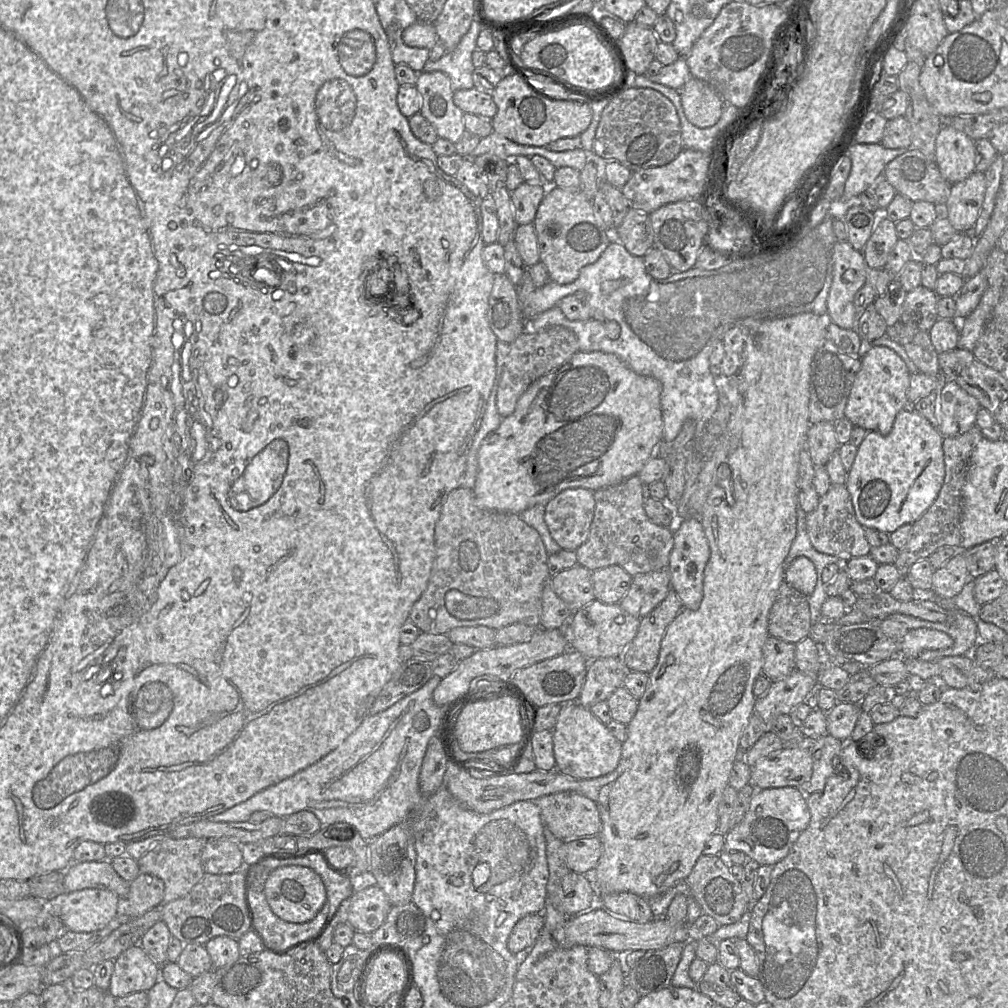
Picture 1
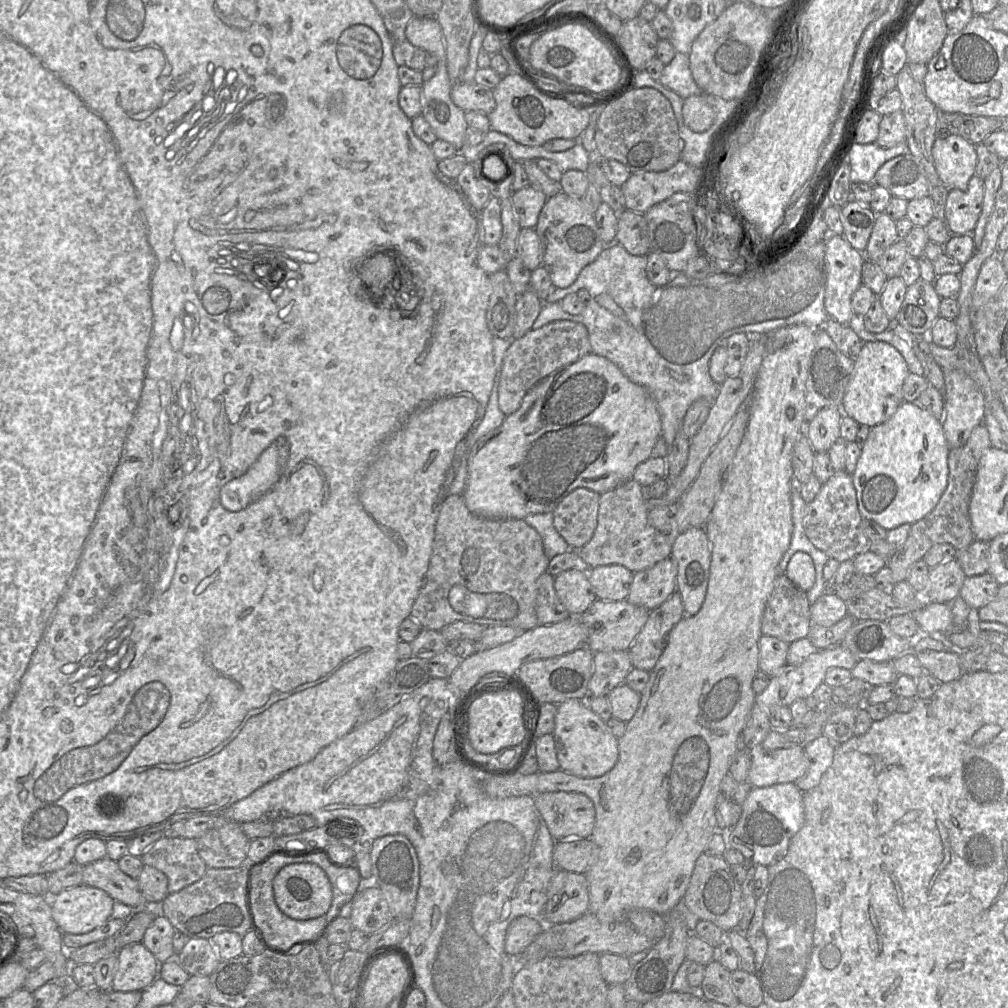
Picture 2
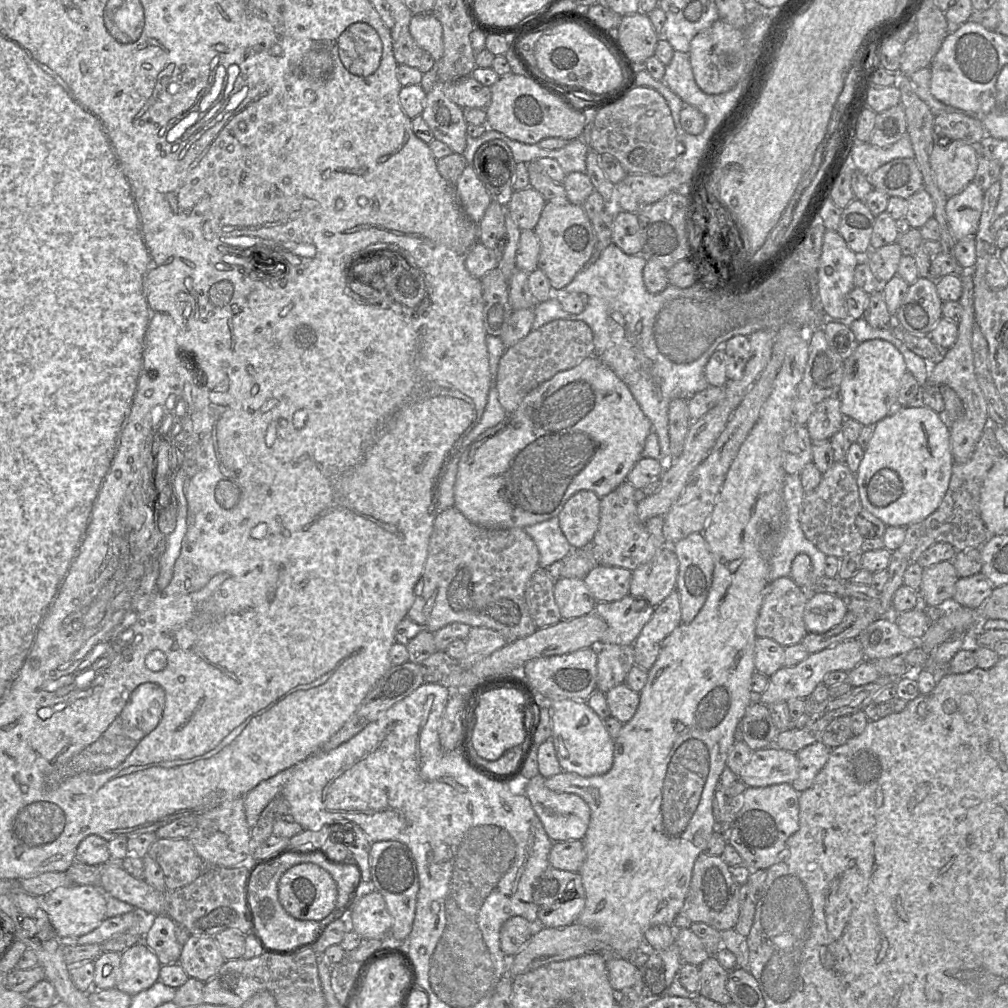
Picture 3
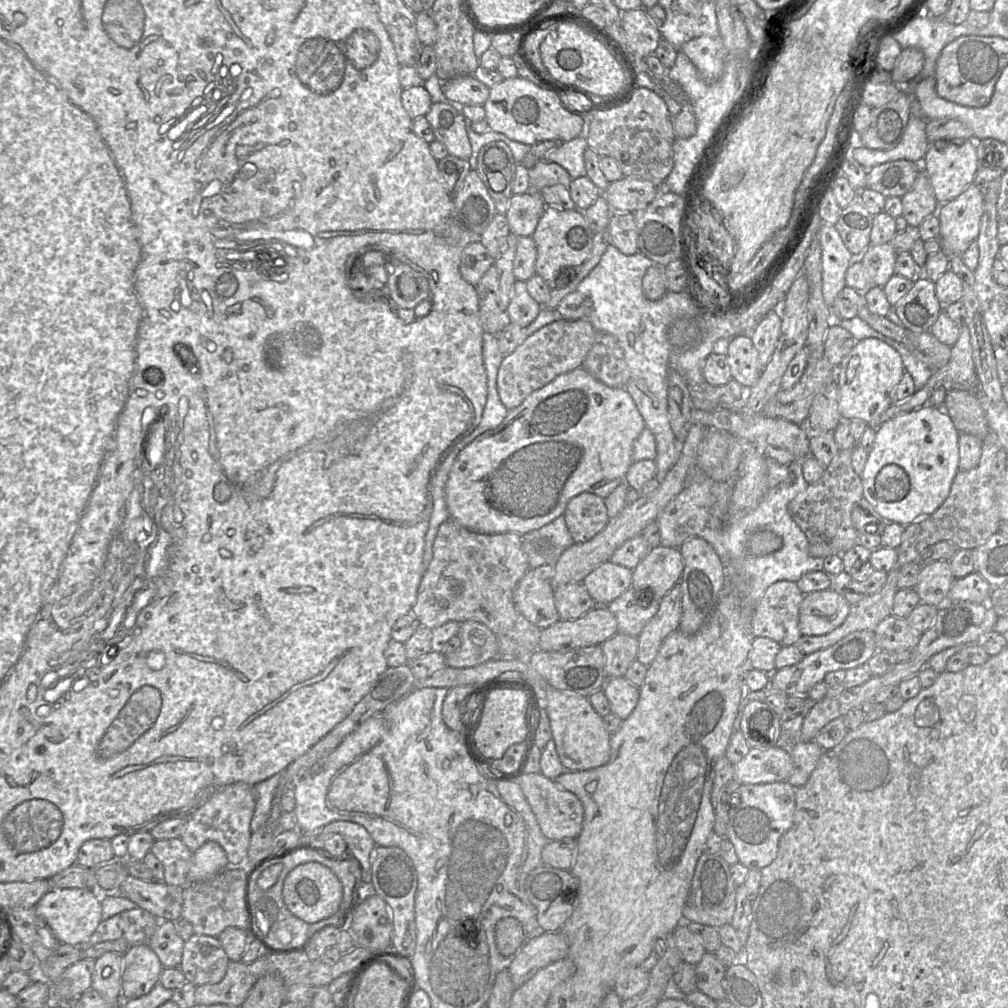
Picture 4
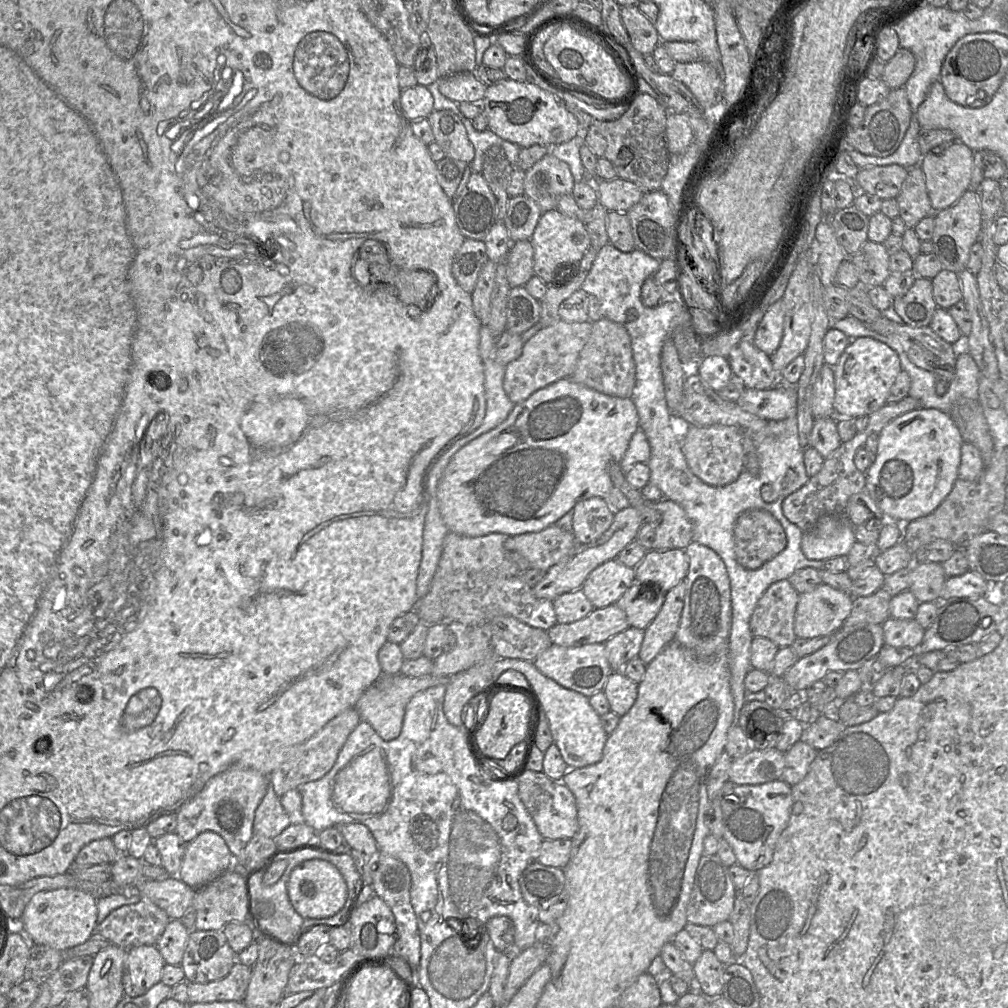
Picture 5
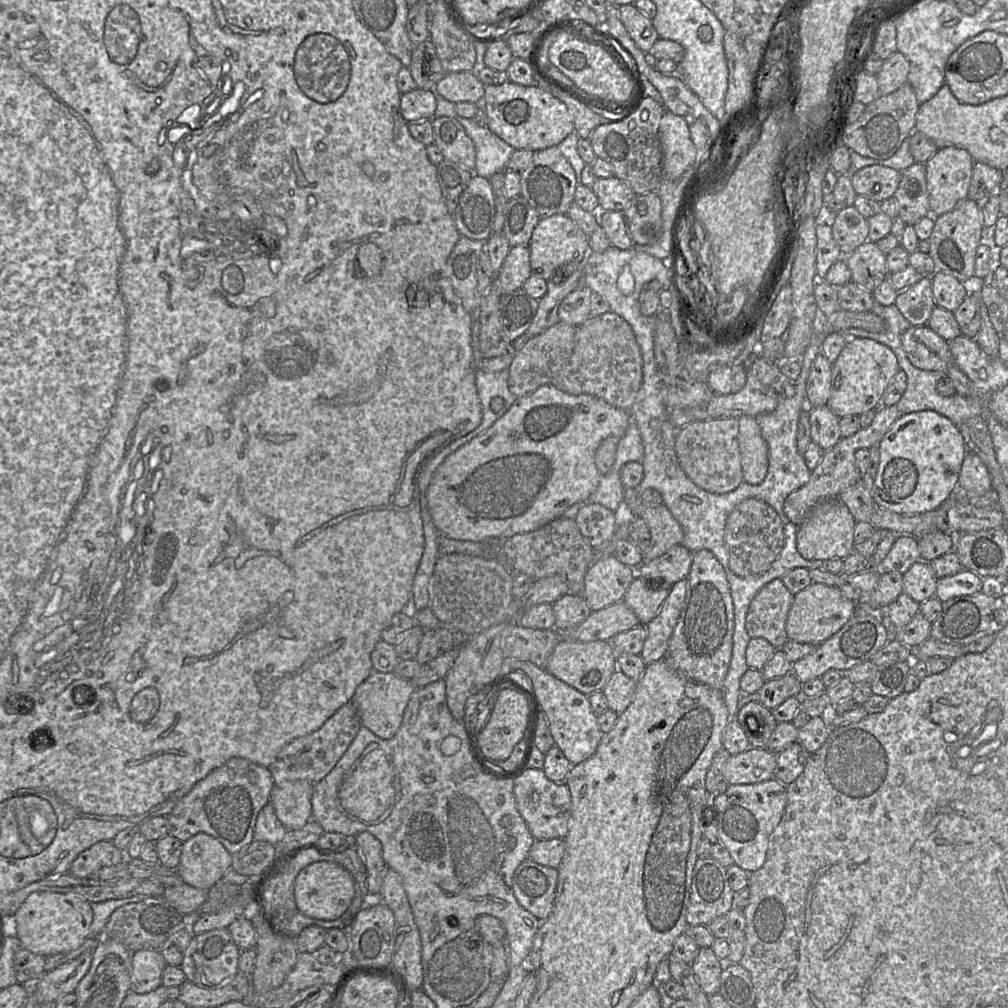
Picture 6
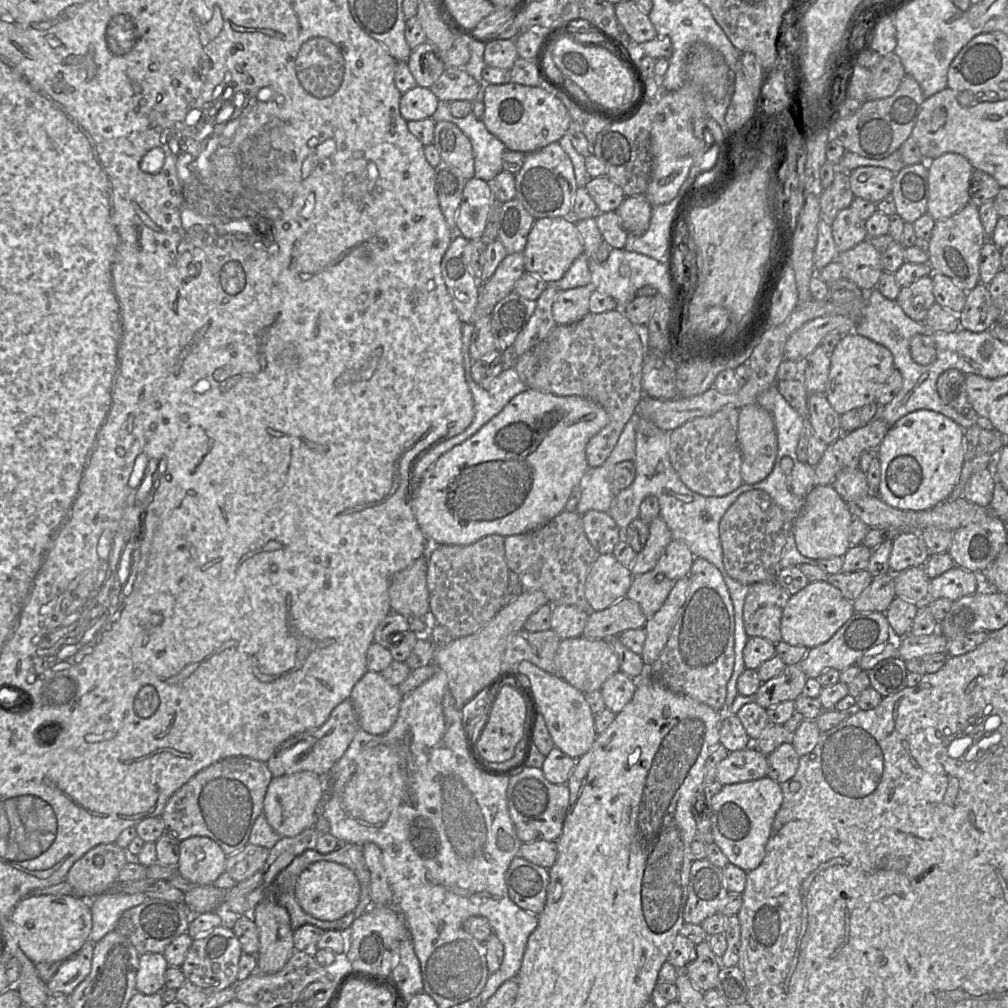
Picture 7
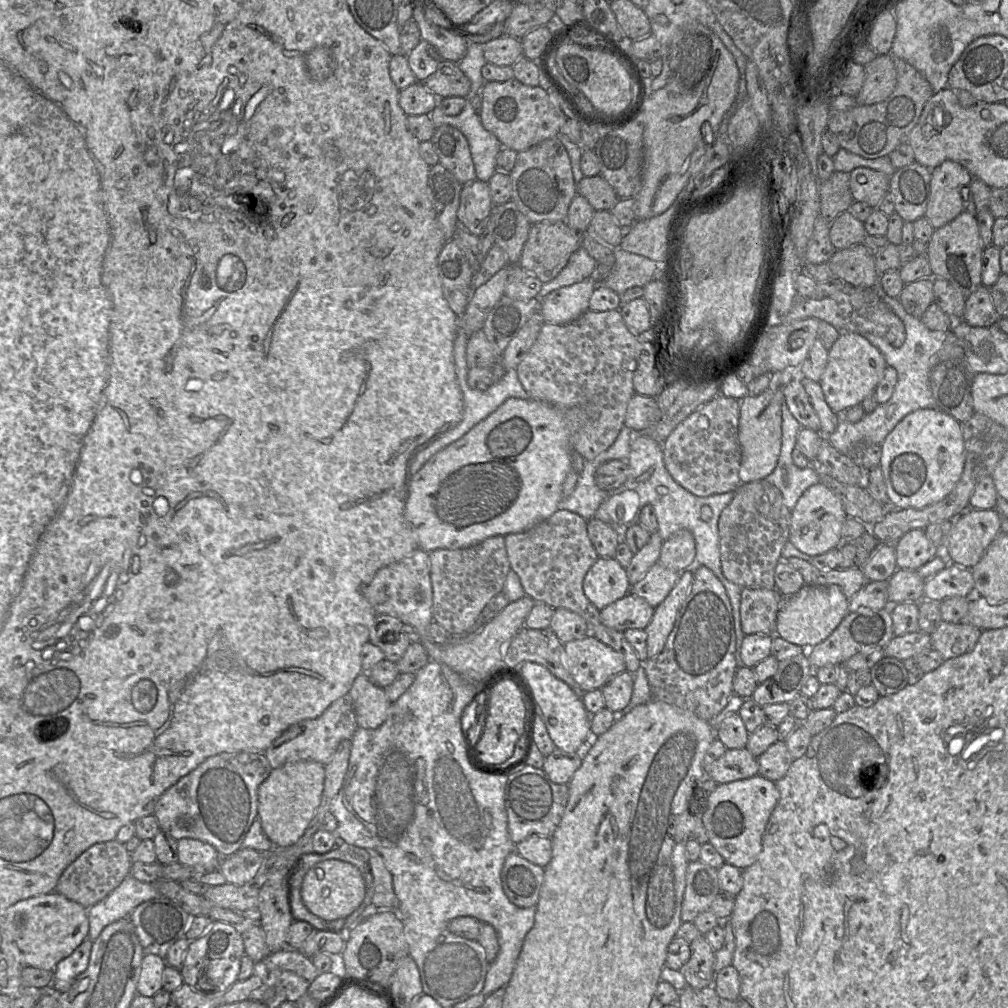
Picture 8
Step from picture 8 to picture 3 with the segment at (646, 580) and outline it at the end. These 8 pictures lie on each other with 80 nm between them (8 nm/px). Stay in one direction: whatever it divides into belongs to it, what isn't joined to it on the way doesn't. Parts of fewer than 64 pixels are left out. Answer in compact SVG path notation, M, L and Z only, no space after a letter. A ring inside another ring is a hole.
M630 594L618 601L597 602L594 612L607 624L607 630L601 638L601 645L633 645L650 620L654 608Z

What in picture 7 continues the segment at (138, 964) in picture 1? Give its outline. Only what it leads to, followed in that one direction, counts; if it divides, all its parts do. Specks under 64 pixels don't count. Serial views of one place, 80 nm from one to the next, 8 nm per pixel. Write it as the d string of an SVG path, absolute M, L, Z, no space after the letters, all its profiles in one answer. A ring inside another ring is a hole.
M163 953L140 955L136 973L136 990L145 995L161 992L165 987L165 973L169 967Z

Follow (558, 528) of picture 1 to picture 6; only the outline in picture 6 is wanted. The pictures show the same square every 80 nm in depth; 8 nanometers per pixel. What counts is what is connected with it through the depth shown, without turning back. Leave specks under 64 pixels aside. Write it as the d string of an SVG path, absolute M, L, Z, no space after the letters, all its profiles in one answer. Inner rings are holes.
M583 503L575 522L585 540L596 549L612 539L617 514L600 504Z

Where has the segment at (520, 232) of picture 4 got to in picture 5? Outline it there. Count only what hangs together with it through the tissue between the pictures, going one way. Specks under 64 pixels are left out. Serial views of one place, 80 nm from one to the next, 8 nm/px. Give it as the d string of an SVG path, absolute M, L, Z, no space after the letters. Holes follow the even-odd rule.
M527 195L510 197L504 224L511 241L530 240L542 213Z

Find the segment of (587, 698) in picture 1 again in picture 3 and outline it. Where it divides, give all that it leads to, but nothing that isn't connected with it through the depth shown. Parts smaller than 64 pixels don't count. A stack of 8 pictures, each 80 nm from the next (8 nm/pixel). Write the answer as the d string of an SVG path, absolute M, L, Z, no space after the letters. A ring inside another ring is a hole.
M599 645L597 653L597 690L606 693L625 683L634 662L633 645Z

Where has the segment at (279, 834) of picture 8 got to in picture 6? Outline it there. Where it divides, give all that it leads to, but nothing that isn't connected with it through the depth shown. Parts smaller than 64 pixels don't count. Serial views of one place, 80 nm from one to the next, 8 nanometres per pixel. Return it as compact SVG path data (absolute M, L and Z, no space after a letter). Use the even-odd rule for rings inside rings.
M306 780L273 786L269 803L288 831L299 830L312 819L313 788L314 784Z

